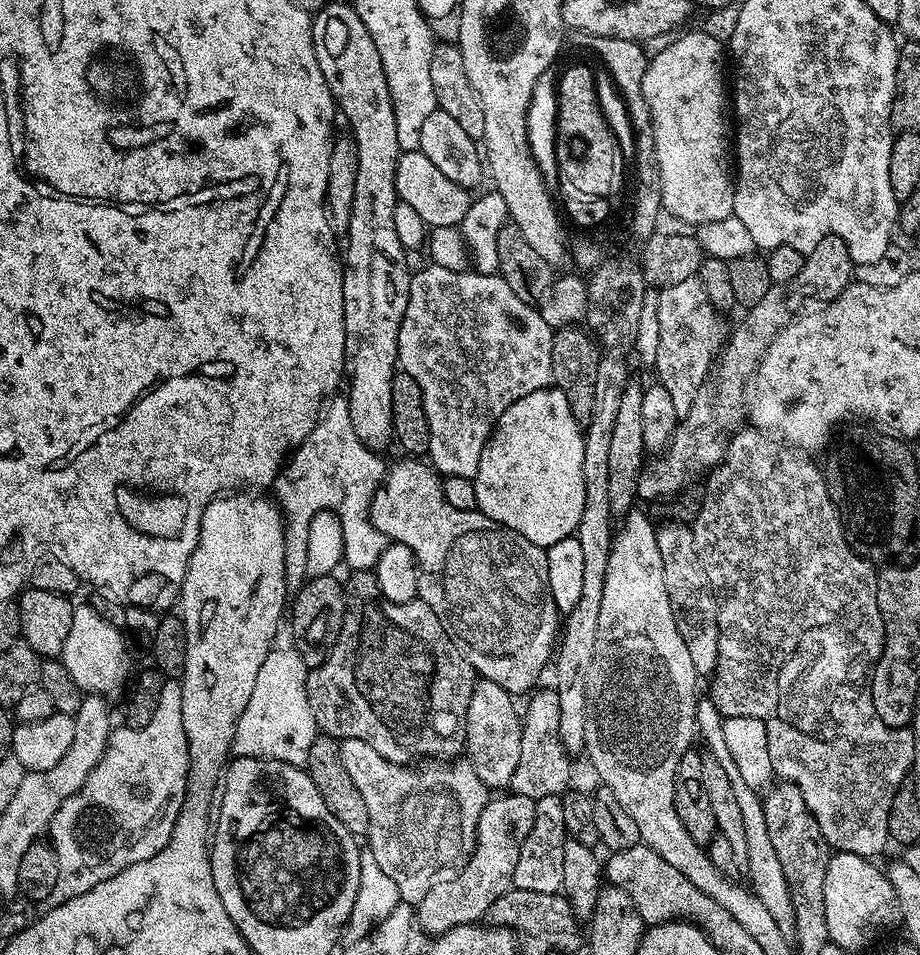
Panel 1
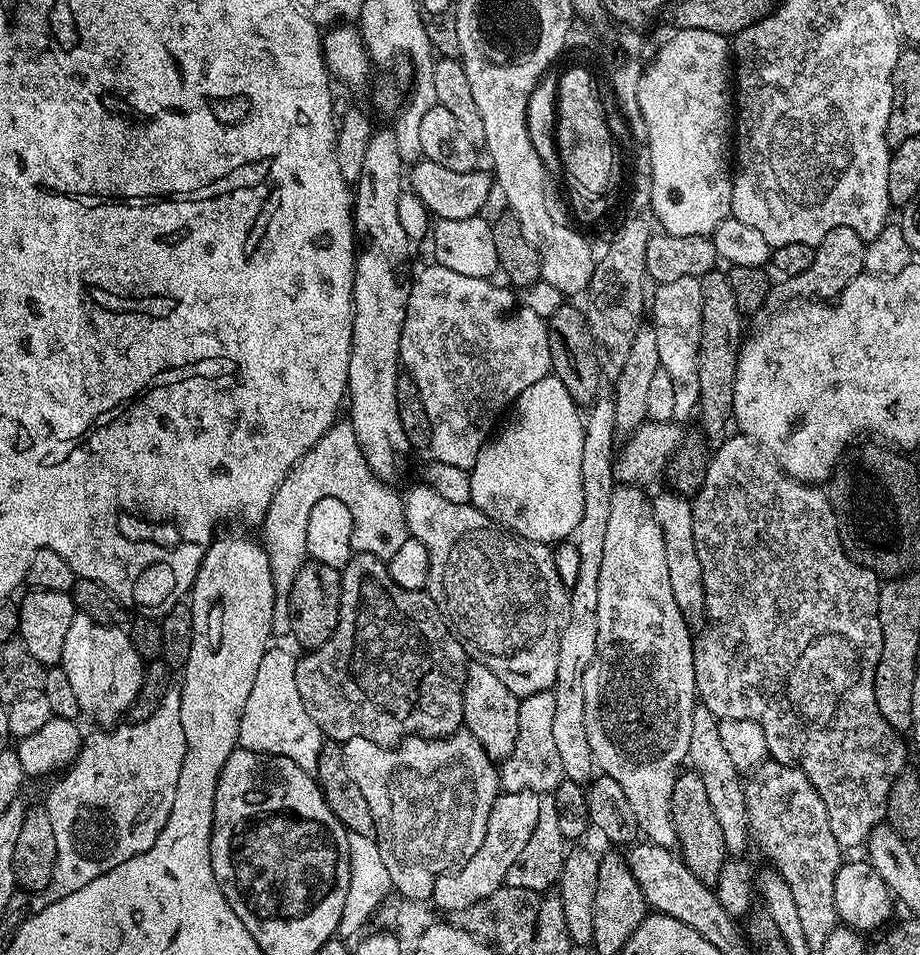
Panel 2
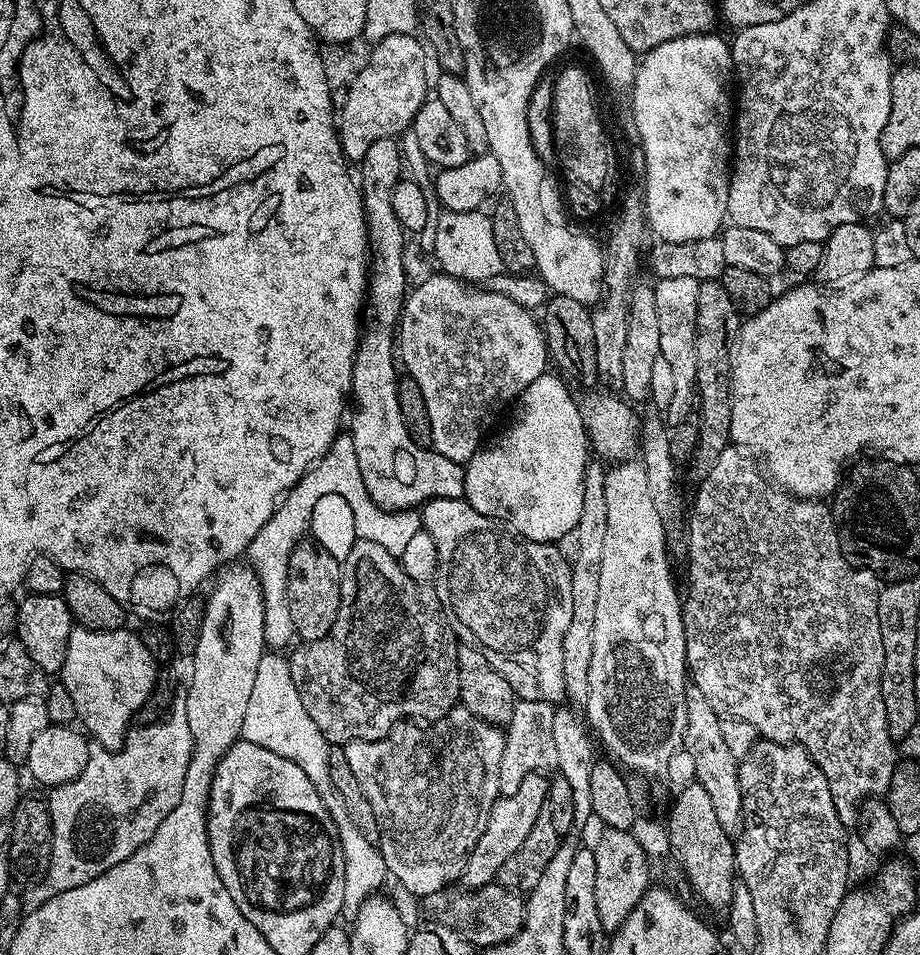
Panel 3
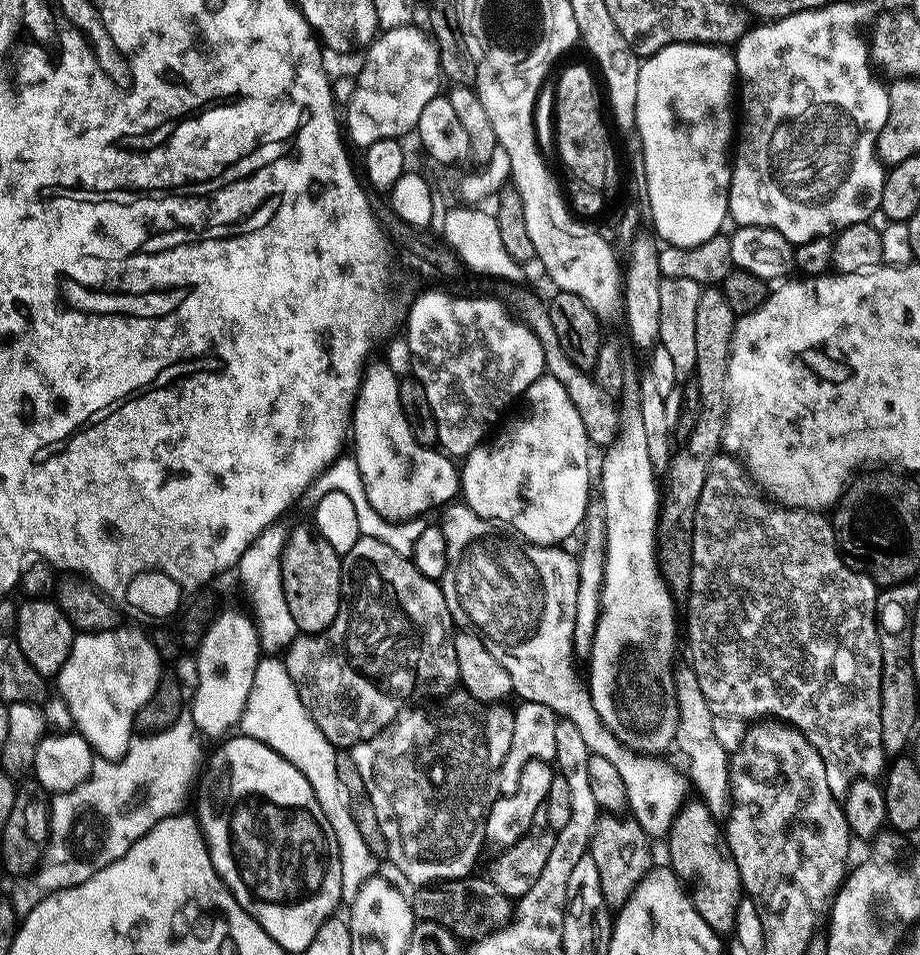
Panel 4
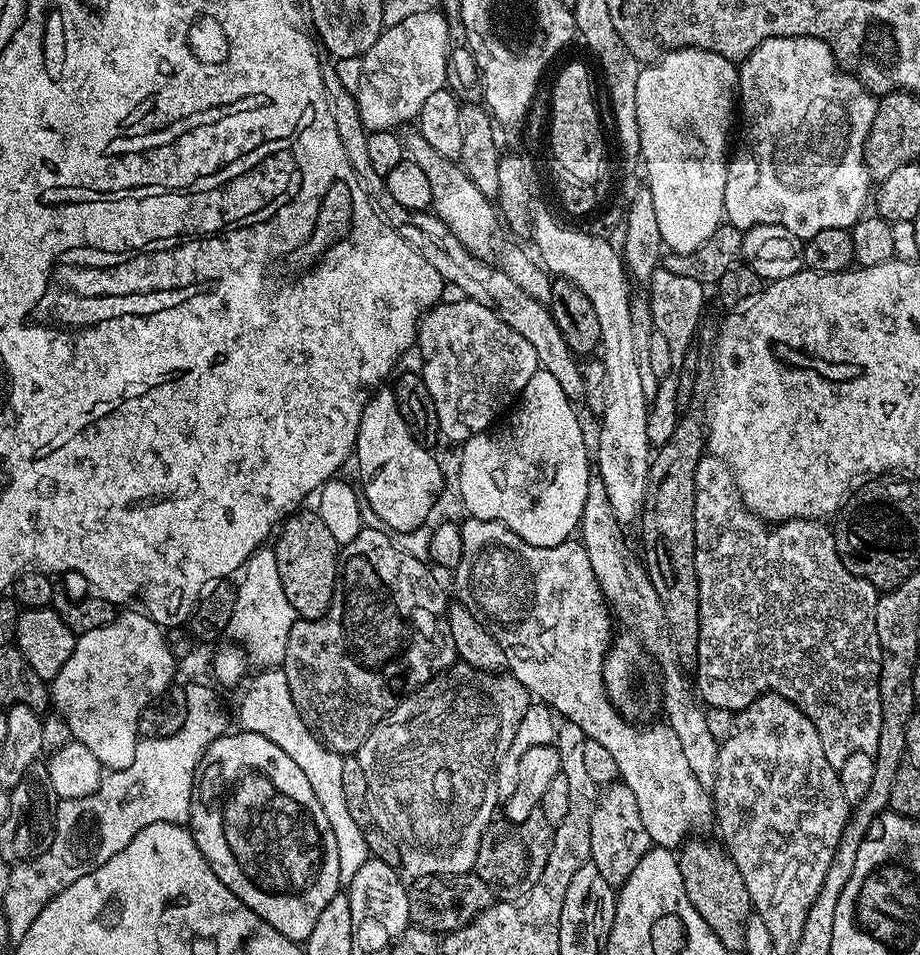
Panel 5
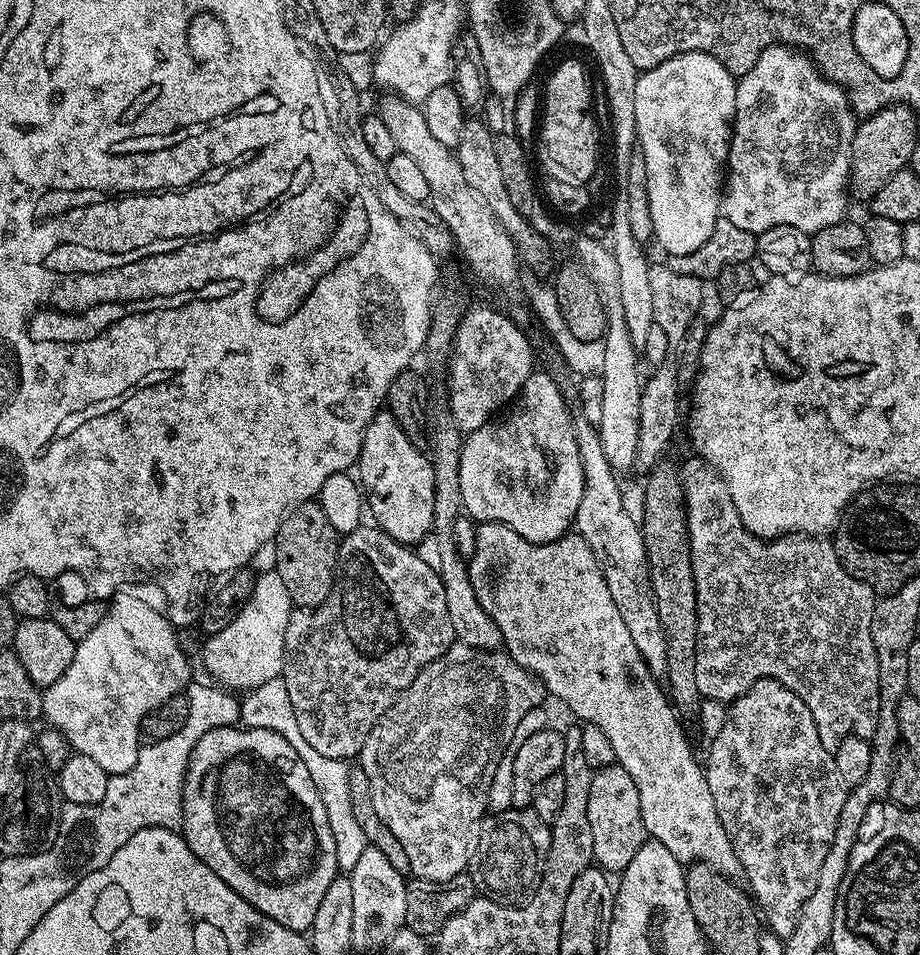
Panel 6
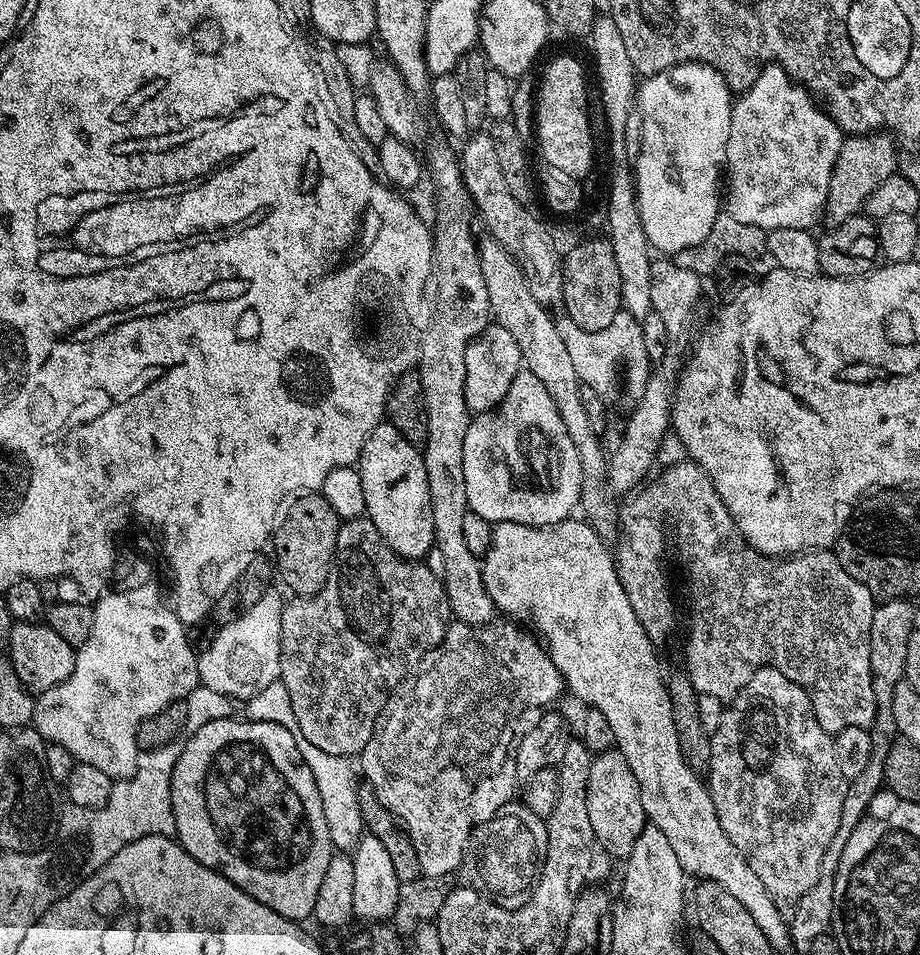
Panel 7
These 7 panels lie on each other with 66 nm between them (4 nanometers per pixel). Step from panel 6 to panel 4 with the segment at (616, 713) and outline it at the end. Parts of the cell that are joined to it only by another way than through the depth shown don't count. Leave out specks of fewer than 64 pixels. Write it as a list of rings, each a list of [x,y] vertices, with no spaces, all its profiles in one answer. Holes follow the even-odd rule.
[[[457,502],[457,504],[452,504],[449,506],[448,509],[445,510],[444,521],[442,521],[442,527],[444,530],[444,537],[446,538],[446,546],[448,547],[448,566],[447,566],[448,573],[446,576],[446,580],[449,580],[449,582],[452,583],[452,592],[453,593],[451,592],[451,595],[454,597],[454,600],[455,600],[454,595],[456,595],[456,600],[458,603],[460,603],[461,610],[464,611],[466,615],[468,615],[469,622],[473,624],[473,625],[472,624],[469,624],[469,625],[471,625],[471,627],[473,629],[475,629],[475,631],[477,633],[479,633],[479,635],[483,636],[485,641],[487,641],[487,643],[489,645],[491,645],[491,647],[493,649],[499,650],[498,655],[499,655],[500,661],[502,662],[502,666],[506,666],[506,674],[510,674],[510,682],[512,683],[513,693],[515,693],[515,695],[517,697],[519,697],[520,700],[529,700],[530,702],[542,702],[542,706],[550,706],[550,710],[554,710],[557,714],[557,717],[559,717],[559,719],[569,720],[570,722],[574,722],[574,726],[578,726],[578,730],[580,731],[580,733],[582,733],[582,739],[586,741],[586,746],[588,747],[589,753],[595,754],[597,756],[601,756],[602,758],[606,758],[608,761],[614,762],[614,766],[618,766],[618,774],[622,774],[622,782],[626,782],[626,794],[628,795],[627,807],[630,809],[630,815],[631,815],[632,819],[637,820],[637,822],[640,823],[640,825],[642,826],[642,830],[650,838],[656,838],[656,836],[660,836],[660,838],[667,837],[668,831],[670,831],[670,829],[672,829],[673,818],[675,816],[677,816],[677,814],[680,813],[680,809],[684,807],[686,801],[689,799],[690,781],[689,781],[687,775],[685,775],[685,773],[683,771],[681,771],[681,769],[679,772],[679,770],[676,769],[674,765],[667,764],[667,762],[664,760],[659,760],[659,758],[656,757],[659,755],[641,754],[639,751],[636,751],[637,753],[631,752],[631,750],[628,749],[626,745],[624,745],[627,743],[625,743],[625,741],[623,739],[621,739],[621,737],[615,736],[615,734],[613,732],[611,732],[608,729],[608,727],[602,722],[602,718],[600,718],[598,716],[598,710],[594,710],[594,702],[592,701],[592,696],[590,695],[590,693],[588,693],[587,683],[585,683],[585,681],[582,679],[581,673],[580,673],[580,676],[578,673],[576,673],[576,660],[574,657],[572,657],[572,652],[574,653],[574,641],[576,638],[576,603],[578,602],[578,582],[580,581],[580,562],[579,562],[579,559],[577,559],[577,557],[575,555],[573,555],[573,553],[571,556],[571,554],[568,553],[566,550],[567,547],[564,547],[564,546],[549,546],[547,544],[532,544],[532,543],[530,543],[529,540],[523,539],[523,538],[513,534],[511,531],[505,530],[503,527],[501,527],[501,525],[499,525],[493,521],[487,520],[486,518],[482,518],[478,514],[474,514],[474,510],[470,510],[468,508],[468,505],[463,503],[463,502]]]

